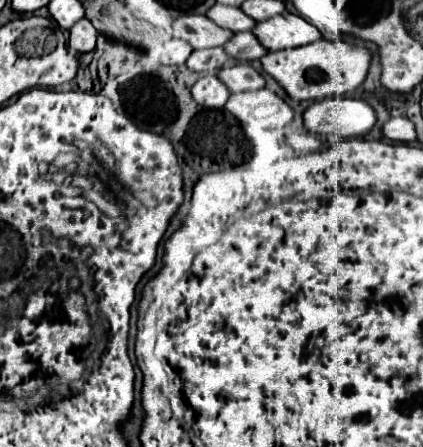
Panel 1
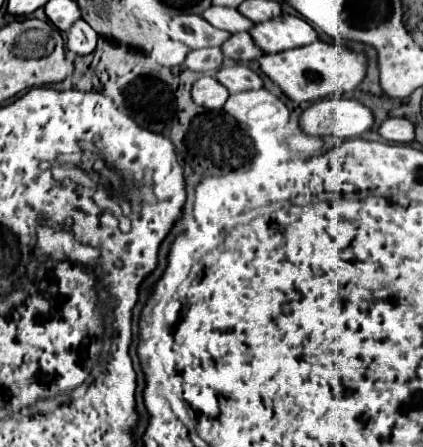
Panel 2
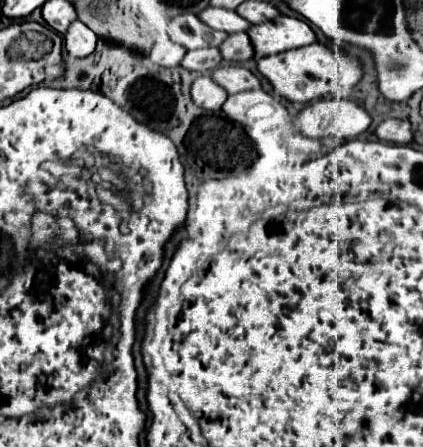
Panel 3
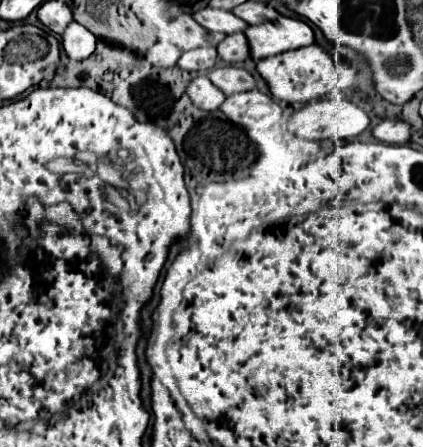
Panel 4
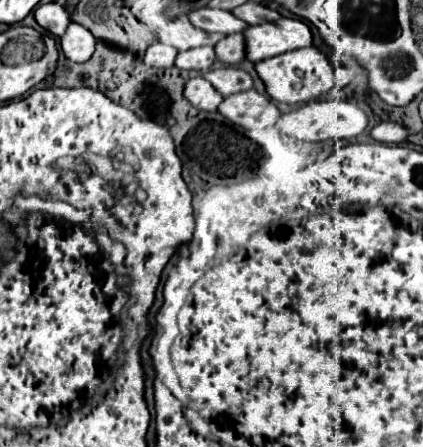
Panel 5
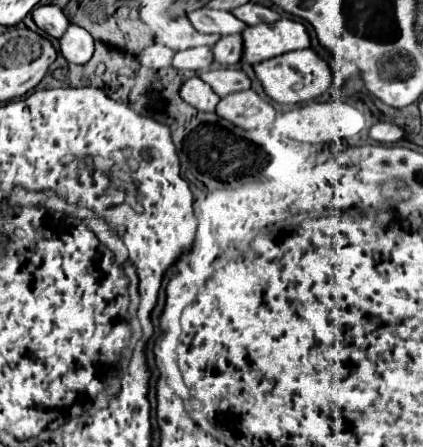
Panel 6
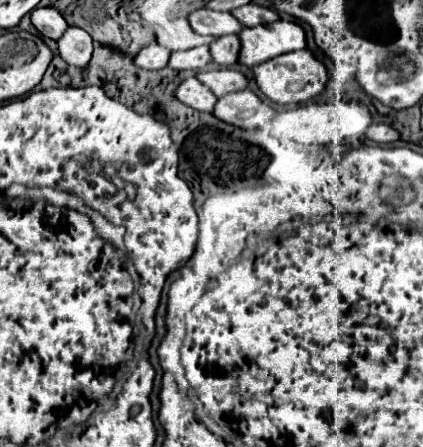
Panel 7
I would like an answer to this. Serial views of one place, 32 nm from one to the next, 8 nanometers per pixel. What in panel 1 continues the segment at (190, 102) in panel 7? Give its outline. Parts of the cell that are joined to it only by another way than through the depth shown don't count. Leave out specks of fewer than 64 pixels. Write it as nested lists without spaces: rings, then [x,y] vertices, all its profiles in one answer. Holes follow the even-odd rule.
[[[202,76],[194,86],[192,86],[192,96],[200,106],[206,108],[224,108],[226,100],[230,98],[228,88],[224,88],[224,84],[220,84],[220,80],[216,76]]]

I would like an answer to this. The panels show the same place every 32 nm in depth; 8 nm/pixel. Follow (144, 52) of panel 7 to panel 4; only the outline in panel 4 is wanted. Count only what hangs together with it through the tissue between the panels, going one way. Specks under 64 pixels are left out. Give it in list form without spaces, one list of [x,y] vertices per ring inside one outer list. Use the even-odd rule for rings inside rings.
[[[160,44],[158,48],[150,48],[146,58],[154,64],[154,66],[162,66],[162,68],[170,68],[176,66],[178,58],[180,58],[180,48],[172,46],[172,44]]]

